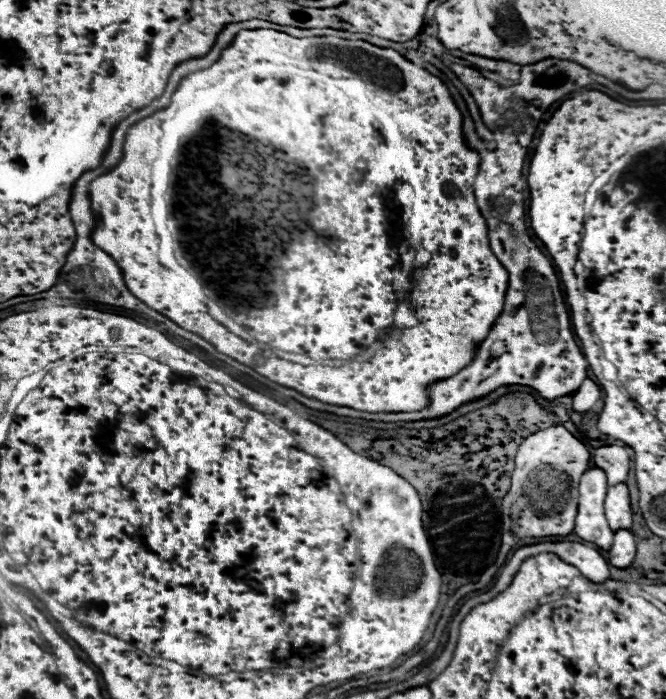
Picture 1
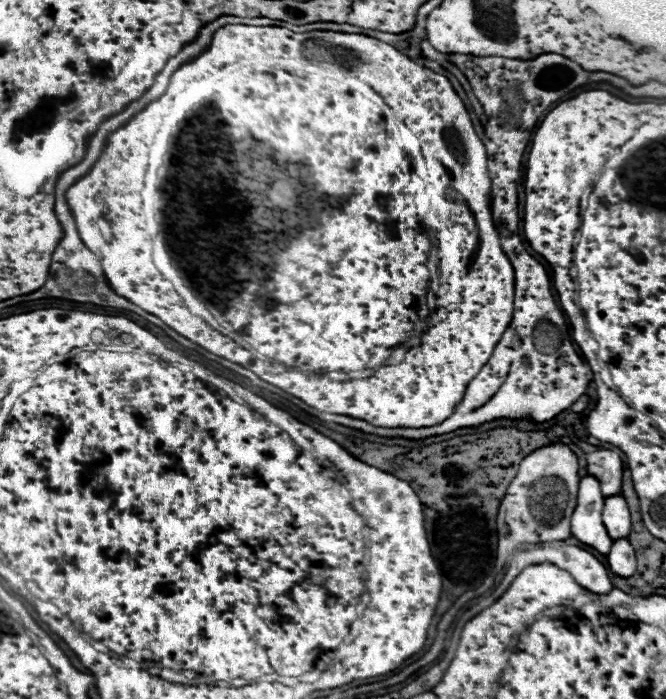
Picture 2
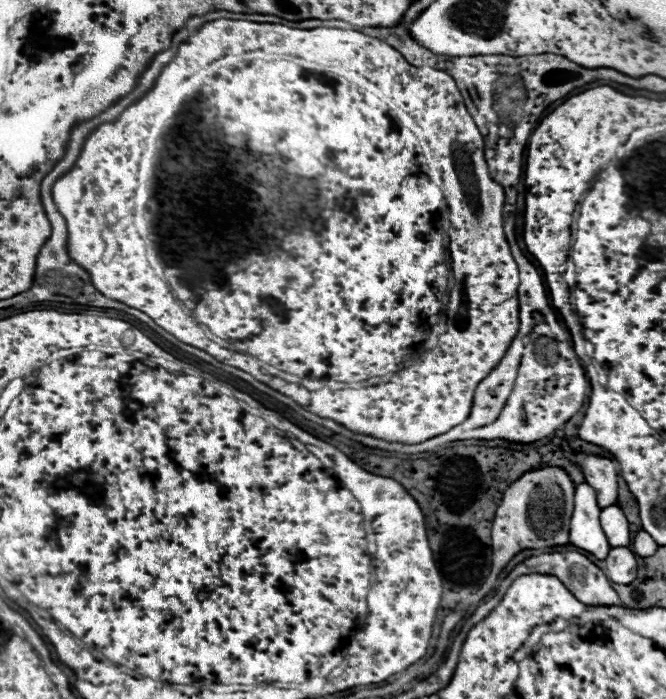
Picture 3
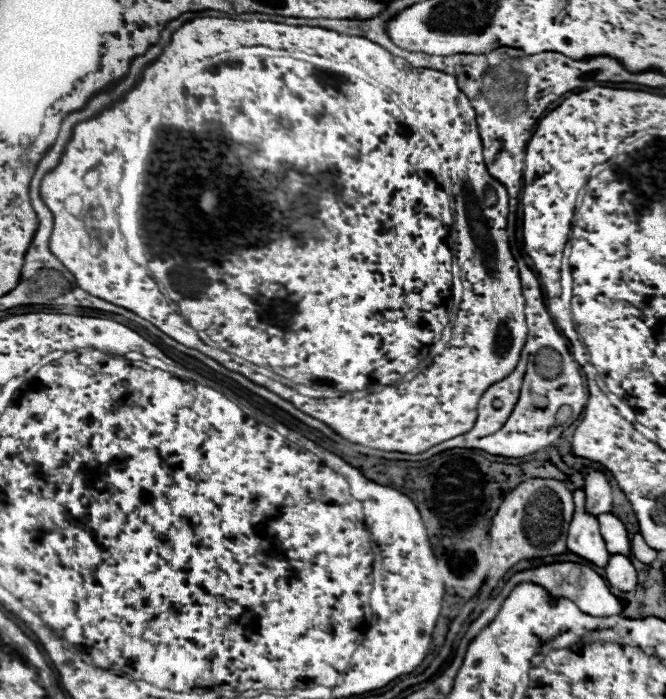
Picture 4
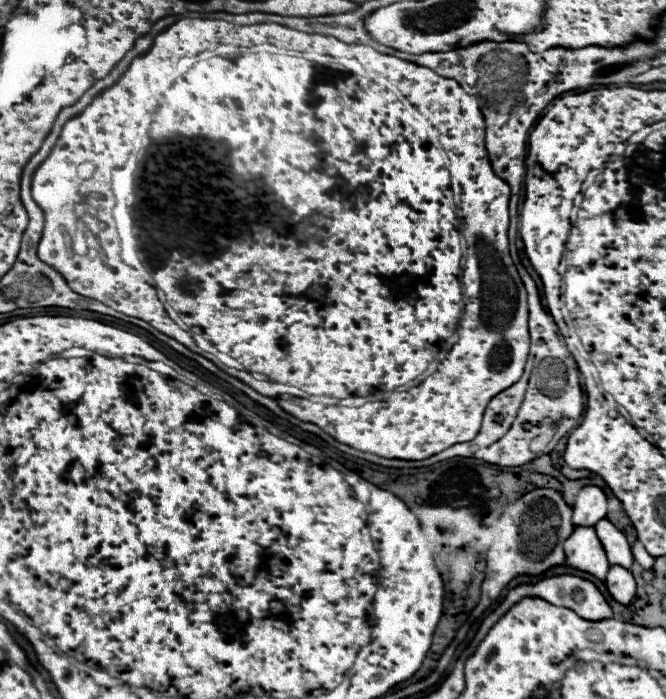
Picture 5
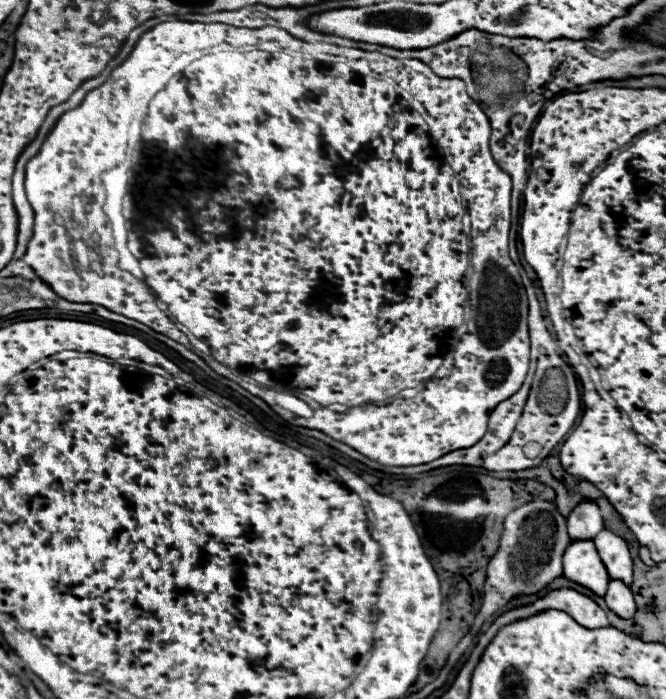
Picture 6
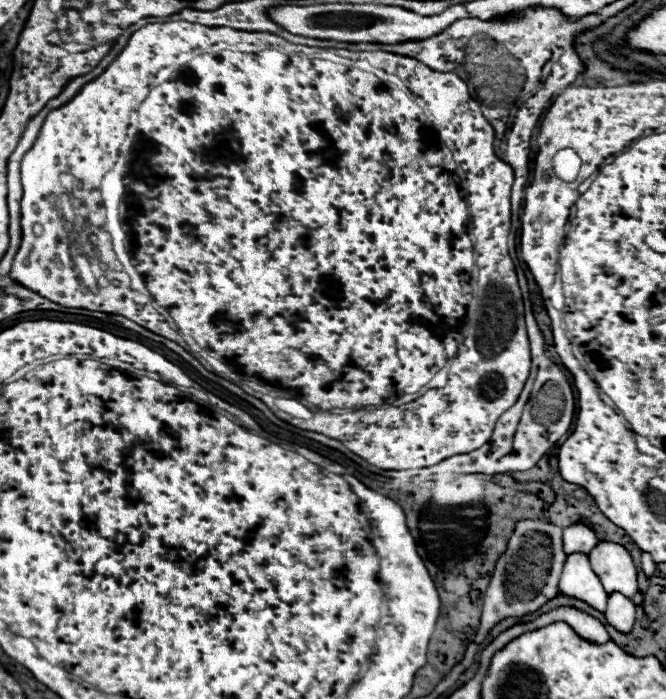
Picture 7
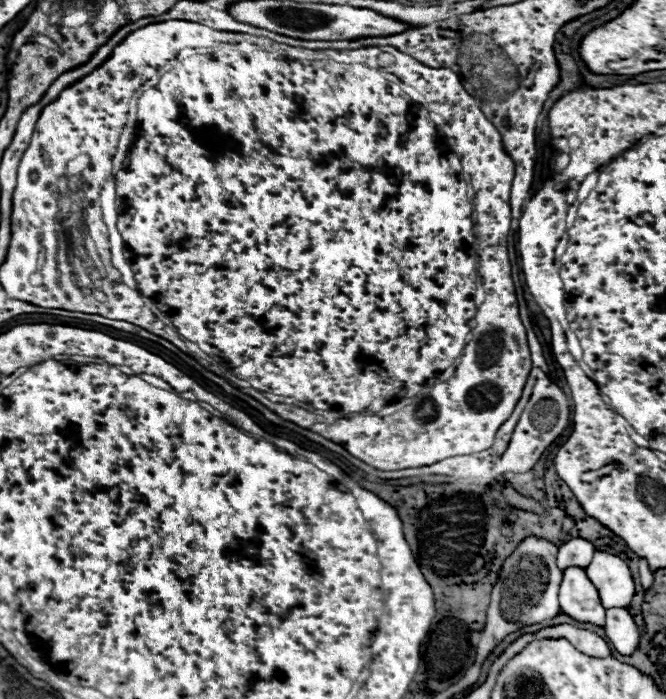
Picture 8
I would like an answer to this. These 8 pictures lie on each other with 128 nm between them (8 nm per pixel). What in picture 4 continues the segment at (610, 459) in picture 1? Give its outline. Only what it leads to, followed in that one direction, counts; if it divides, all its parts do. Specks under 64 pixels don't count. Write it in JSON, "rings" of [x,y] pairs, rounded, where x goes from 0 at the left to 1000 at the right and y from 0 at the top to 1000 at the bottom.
{"rings":[[[886,672],[886,678],[880,678],[877,704],[880,704],[880,727],[886,735],[898,738],[904,732],[919,730],[919,698],[913,681],[907,681],[901,672]]]}

